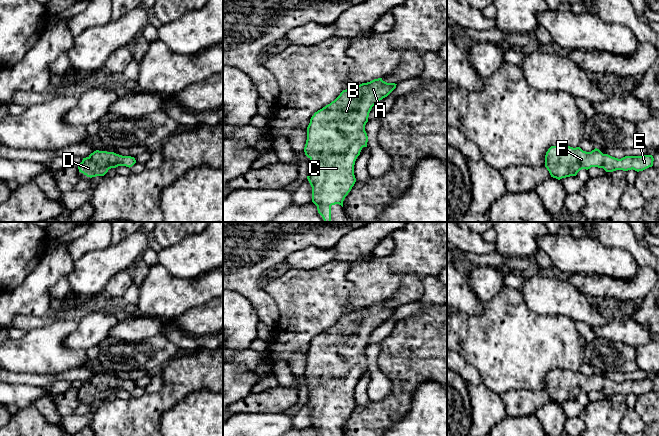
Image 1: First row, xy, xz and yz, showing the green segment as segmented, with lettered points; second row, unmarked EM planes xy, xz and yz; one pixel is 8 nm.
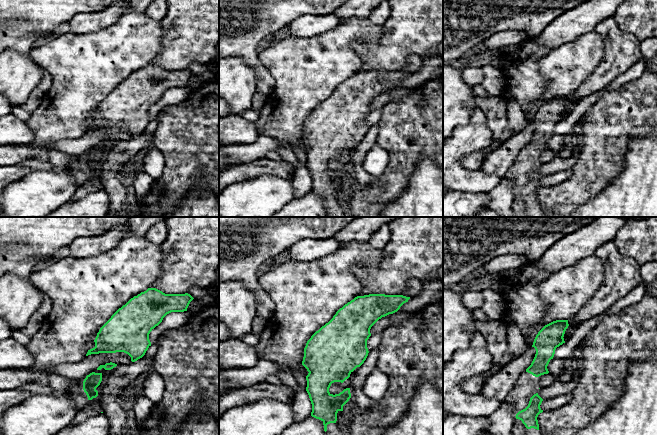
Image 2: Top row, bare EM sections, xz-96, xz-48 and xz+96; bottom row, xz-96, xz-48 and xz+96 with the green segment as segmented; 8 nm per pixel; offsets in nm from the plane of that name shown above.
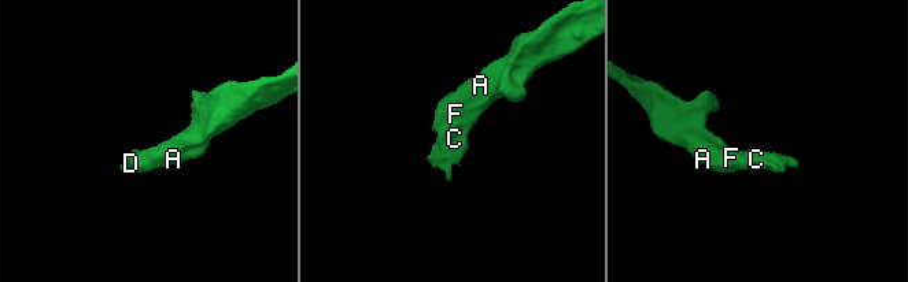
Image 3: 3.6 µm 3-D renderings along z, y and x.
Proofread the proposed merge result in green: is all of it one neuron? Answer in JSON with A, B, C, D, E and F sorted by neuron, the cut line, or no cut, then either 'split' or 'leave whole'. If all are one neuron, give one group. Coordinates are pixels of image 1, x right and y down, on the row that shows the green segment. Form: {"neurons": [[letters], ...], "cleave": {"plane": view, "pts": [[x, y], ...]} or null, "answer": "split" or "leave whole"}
{"neurons": [["A", "B", "C", "D", "E", "F"]], "cleave": null, "answer": "leave whole"}

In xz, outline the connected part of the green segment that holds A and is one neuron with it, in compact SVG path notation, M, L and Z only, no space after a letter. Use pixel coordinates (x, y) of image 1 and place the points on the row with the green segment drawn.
M382 78L356 85L343 90L334 101L315 112L311 117L304 147L305 155L310 159L307 179L312 187L312 202L317 206L318 213L322 216L324 222L331 222L331 206L339 204L343 207L345 197L356 182L354 165L362 148L367 147L368 136L365 125L368 122L372 107L387 97L396 88L396 85L395 83L387 83Z

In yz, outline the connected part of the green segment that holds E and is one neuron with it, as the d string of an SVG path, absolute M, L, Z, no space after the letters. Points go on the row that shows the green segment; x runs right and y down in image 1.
M551 146L545 155L545 167L551 177L558 180L570 176L576 176L582 169L591 167L603 168L606 172L616 170L643 171L653 166L652 155L625 156L621 159L603 154L595 148L591 152L583 151L580 147Z

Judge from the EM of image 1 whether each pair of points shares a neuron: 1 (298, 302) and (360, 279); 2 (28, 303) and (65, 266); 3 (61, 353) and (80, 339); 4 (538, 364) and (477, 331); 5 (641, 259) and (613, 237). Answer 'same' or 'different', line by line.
1: different
2: same
3: different
4: same
5: same

